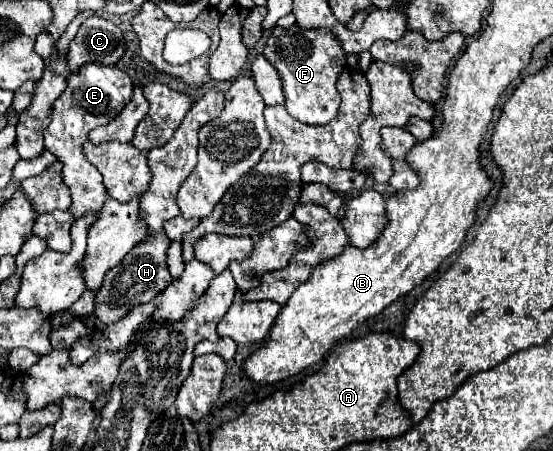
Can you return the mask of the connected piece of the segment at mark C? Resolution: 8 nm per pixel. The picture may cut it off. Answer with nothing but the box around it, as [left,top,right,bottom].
[67,16,125,72]

